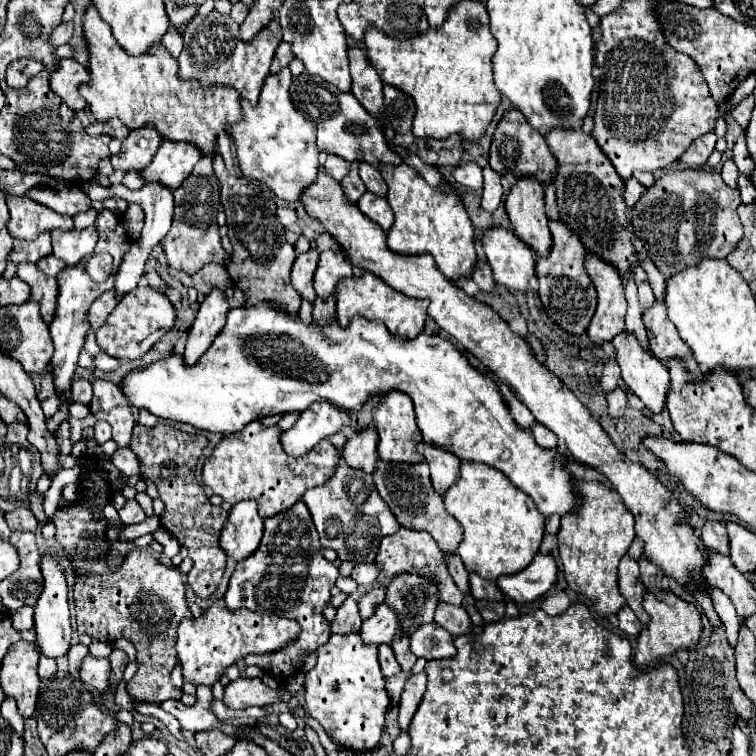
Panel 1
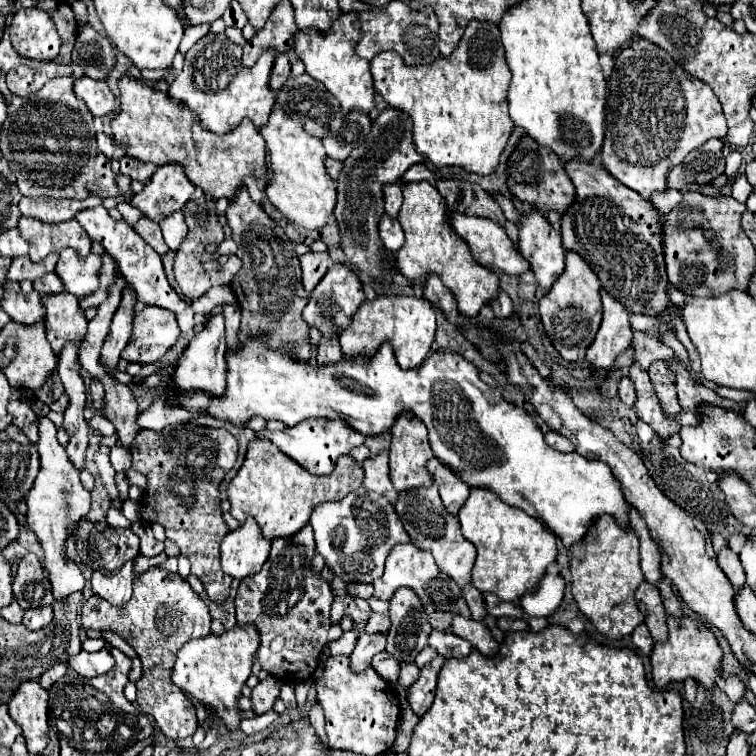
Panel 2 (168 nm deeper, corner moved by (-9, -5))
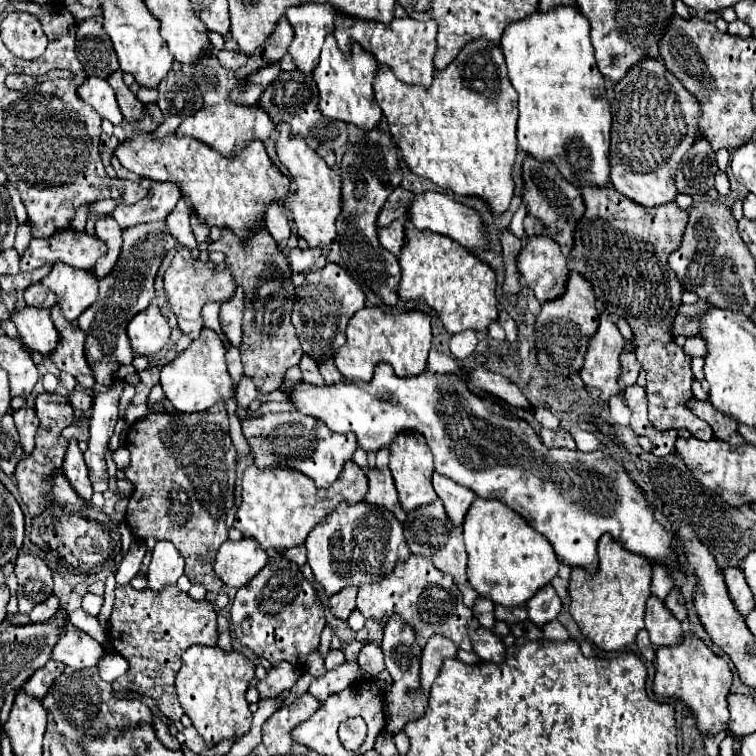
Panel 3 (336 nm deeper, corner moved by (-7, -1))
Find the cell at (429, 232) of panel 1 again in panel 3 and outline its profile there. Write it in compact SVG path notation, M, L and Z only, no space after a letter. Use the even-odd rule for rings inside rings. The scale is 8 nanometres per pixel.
M412 222L404 226L404 246L400 252L402 278L398 296L402 300L424 298L426 304L438 312L444 328L450 334L464 330L486 330L492 320L498 318L496 308L496 272L472 252L448 236L432 234L428 230L416 230Z

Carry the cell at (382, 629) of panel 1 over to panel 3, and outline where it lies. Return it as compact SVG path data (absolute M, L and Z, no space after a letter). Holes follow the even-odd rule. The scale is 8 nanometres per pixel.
M346 660L342 666L336 666L336 668L328 670L324 676L316 678L310 684L308 692L314 698L318 698L320 702L324 702L330 694L338 694L344 688L352 686L358 680L358 676L360 676L360 664L358 664L358 660L352 660L352 662Z

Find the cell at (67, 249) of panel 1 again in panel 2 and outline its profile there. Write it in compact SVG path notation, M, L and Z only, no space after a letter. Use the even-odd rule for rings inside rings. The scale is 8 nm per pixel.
M62 250L60 260L56 264L56 274L62 280L64 290L82 300L98 290L100 268L102 268L102 258L94 252L88 258L80 260L74 254L74 250Z

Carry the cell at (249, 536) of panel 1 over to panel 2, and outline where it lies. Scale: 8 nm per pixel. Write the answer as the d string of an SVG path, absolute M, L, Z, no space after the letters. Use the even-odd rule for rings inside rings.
M254 518L232 530L220 544L220 566L232 578L248 578L260 572L270 554L270 542L262 538Z

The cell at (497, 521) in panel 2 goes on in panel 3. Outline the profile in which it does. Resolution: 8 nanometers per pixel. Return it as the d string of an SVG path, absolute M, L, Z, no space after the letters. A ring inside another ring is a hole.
M476 498L468 508L462 530L468 552L468 582L494 604L524 606L558 572L560 562L550 542L502 502Z

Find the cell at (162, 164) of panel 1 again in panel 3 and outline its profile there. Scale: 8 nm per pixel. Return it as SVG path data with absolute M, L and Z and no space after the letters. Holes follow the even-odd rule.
M152 182L146 198L132 206L118 204L112 212L112 218L118 222L120 228L130 228L142 222L166 220L166 216L174 210L180 198L180 188L174 182Z

